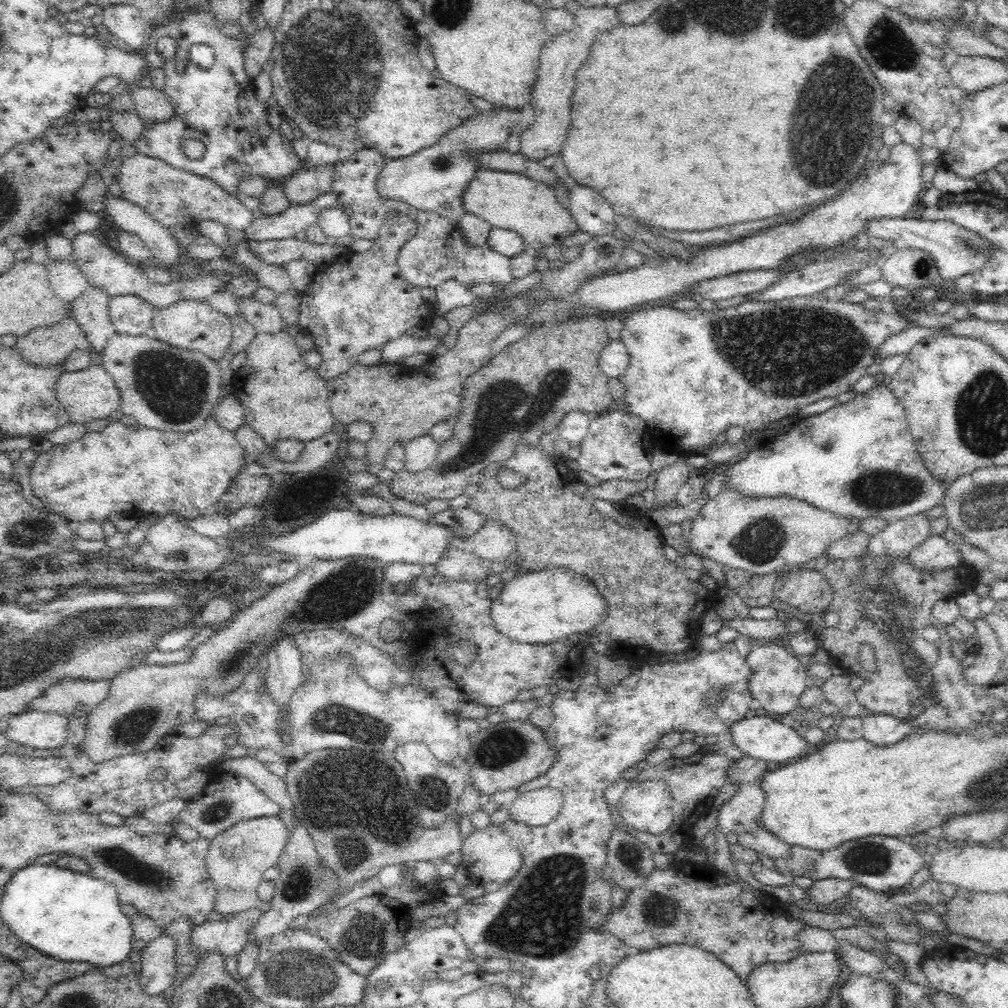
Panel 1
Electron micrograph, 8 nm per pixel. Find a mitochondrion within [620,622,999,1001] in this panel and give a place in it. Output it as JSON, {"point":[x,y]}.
{"point":[869,858]}

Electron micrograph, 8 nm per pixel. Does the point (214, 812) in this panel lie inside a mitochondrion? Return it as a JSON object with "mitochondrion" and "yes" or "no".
{"mitochondrion":"yes"}

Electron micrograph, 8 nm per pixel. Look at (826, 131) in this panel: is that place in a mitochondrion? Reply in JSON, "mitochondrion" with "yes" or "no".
{"mitochondrion":"yes"}

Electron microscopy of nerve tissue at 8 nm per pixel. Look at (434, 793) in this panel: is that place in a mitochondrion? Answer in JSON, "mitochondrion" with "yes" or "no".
{"mitochondrion":"yes"}

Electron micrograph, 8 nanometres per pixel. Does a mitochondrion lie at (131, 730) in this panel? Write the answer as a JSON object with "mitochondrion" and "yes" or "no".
{"mitochondrion":"yes"}

